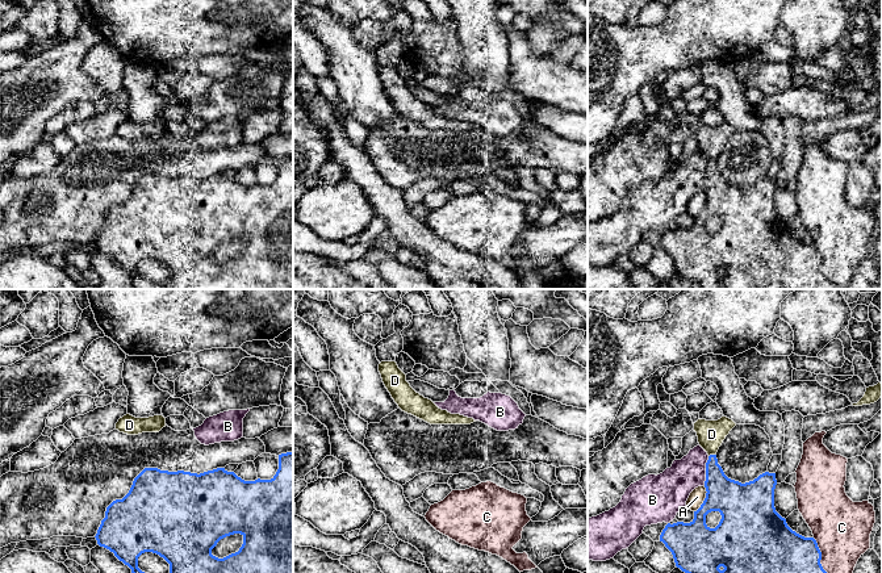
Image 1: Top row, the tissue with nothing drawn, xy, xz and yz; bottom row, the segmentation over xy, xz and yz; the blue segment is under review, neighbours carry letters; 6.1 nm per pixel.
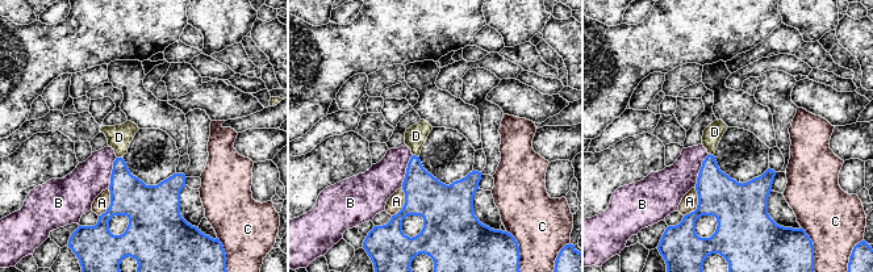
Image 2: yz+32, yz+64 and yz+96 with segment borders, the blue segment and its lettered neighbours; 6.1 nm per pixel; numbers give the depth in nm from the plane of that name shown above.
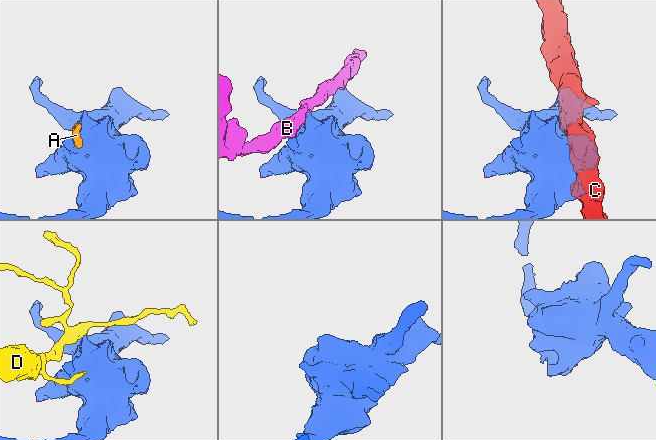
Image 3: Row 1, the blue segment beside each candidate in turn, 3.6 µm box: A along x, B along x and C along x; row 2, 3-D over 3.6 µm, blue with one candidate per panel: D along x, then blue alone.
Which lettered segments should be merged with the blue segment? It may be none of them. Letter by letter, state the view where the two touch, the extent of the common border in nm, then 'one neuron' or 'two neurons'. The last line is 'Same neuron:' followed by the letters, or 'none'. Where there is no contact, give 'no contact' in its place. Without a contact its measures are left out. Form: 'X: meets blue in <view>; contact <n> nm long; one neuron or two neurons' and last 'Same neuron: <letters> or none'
A: meets blue in yz; contact 180 nm long; two neurons
B: meets blue in yz; contact 180 nm long; two neurons
C: meets blue in yz; contact 360 nm long; two neurons
D: meets blue in yz; contact 50 nm long; two neurons
Same neuron: none

